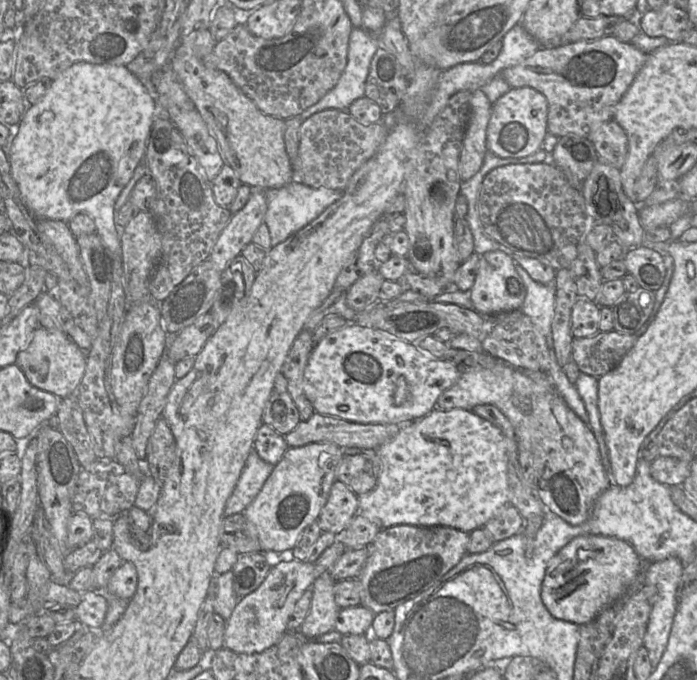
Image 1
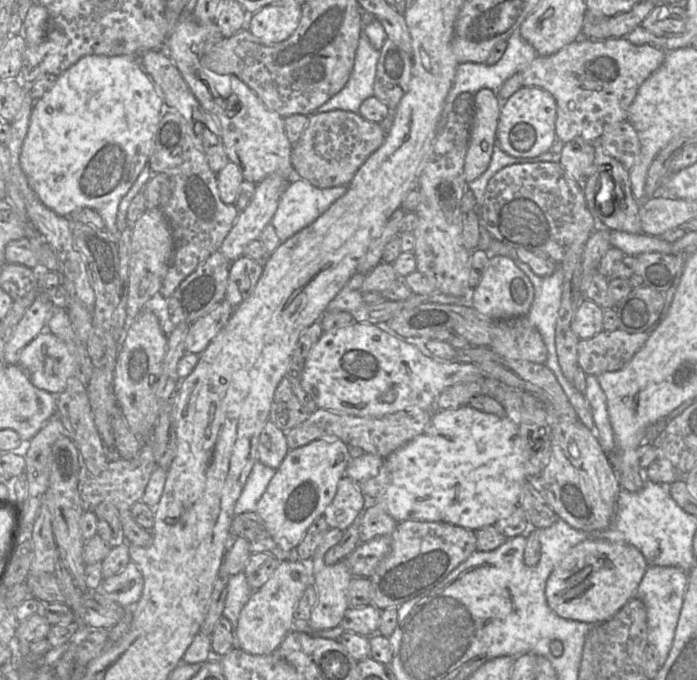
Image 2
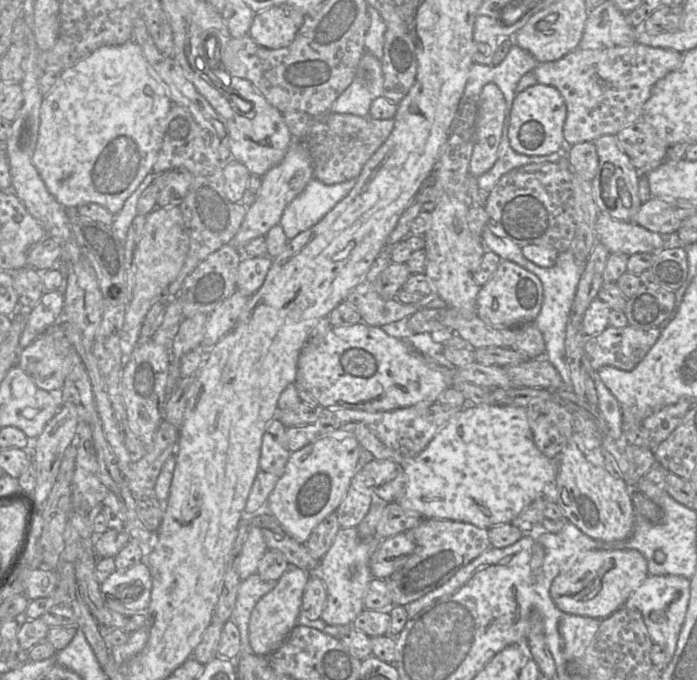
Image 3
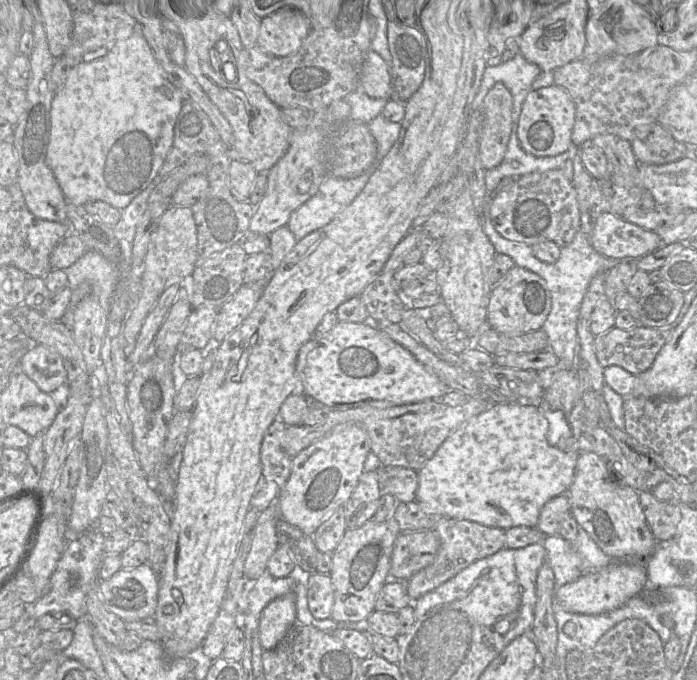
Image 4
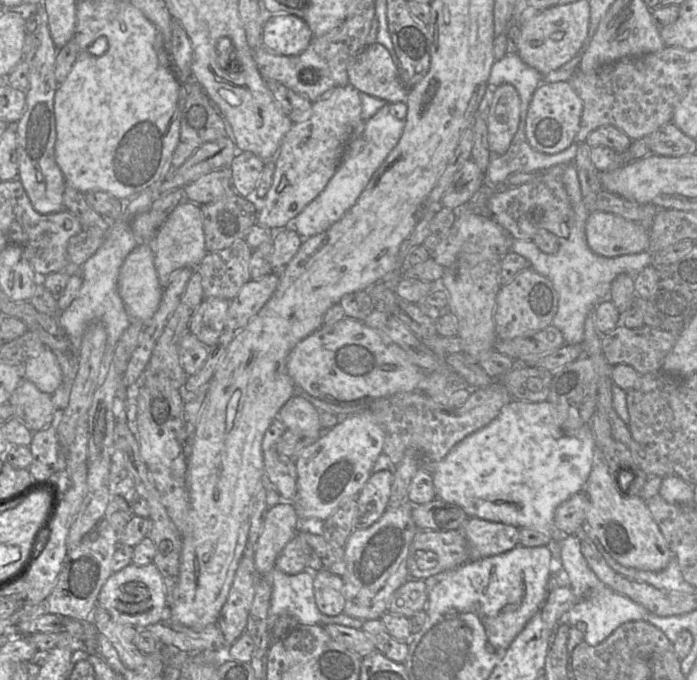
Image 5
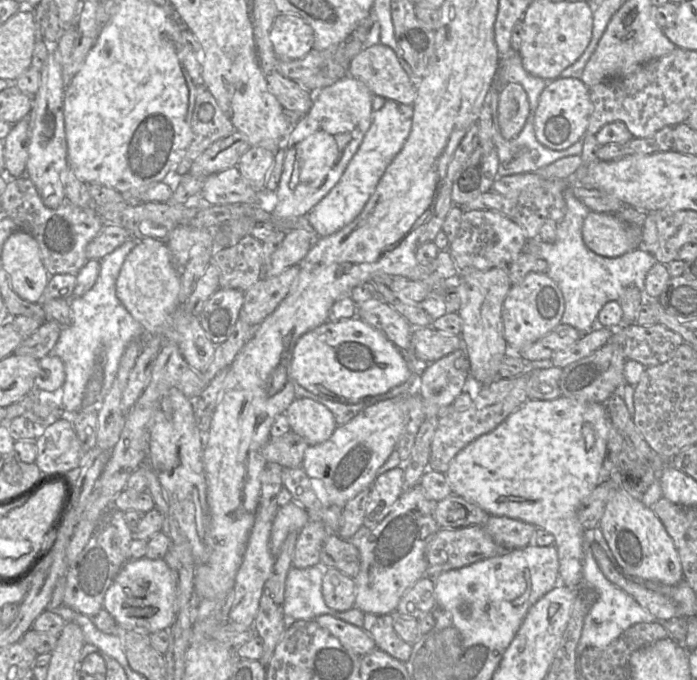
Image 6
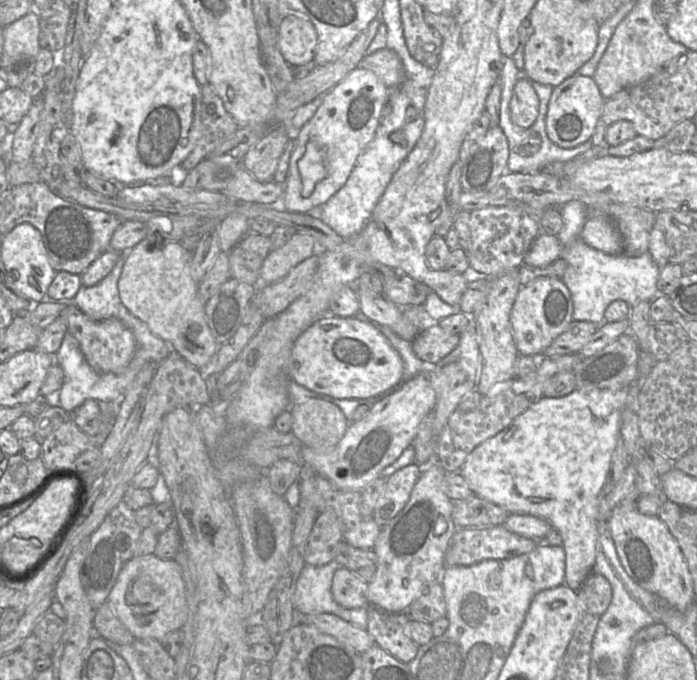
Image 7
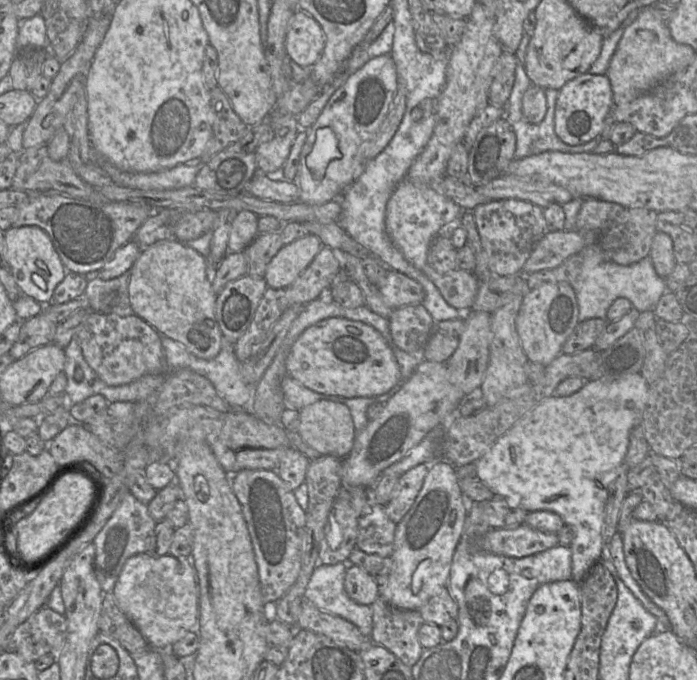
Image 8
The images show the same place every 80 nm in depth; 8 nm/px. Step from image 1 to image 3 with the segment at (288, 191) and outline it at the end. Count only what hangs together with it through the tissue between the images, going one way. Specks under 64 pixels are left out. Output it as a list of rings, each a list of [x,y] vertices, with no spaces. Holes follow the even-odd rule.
[[[313,178],[303,192],[285,207],[281,216],[279,225],[282,227],[288,241],[316,225],[337,203],[350,193],[356,184],[356,180],[352,179],[339,184],[326,185]]]

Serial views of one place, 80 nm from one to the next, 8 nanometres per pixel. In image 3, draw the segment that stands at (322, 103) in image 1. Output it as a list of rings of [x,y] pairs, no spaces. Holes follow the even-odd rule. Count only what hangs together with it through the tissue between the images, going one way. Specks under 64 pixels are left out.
[[[367,50],[362,55],[350,86],[332,103],[329,111],[369,117],[373,100],[383,96],[381,60]]]

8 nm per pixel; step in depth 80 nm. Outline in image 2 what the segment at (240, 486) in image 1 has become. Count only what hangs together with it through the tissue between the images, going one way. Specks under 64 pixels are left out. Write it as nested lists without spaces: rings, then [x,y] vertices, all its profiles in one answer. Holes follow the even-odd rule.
[[[259,460],[254,463],[241,494],[235,502],[235,515],[255,512],[256,504],[265,492],[274,474],[275,469],[262,464]]]

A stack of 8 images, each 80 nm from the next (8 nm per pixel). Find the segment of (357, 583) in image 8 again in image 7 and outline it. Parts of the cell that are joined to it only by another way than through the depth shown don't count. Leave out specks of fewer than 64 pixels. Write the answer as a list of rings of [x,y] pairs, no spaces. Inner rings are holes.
[[[339,568],[335,571],[331,591],[334,600],[344,608],[354,609],[369,606],[368,583],[346,568]]]

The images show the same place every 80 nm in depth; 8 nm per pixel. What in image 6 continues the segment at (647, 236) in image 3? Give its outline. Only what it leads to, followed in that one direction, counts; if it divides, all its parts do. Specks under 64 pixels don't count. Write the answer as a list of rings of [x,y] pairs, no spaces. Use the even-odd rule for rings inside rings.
[[[590,211],[582,237],[591,251],[604,257],[618,257],[641,246],[641,229],[633,229],[613,213]]]

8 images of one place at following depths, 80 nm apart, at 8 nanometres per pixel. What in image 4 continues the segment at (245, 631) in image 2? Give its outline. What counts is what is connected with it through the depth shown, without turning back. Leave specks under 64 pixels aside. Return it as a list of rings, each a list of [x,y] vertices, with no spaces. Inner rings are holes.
[[[289,592],[269,602],[259,618],[258,633],[262,649],[275,648],[295,623],[298,622],[293,593]]]

